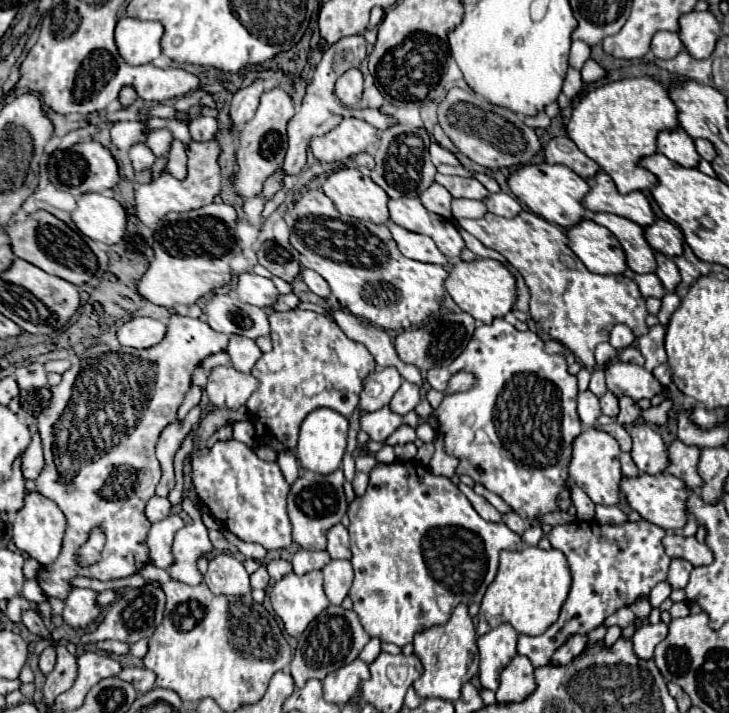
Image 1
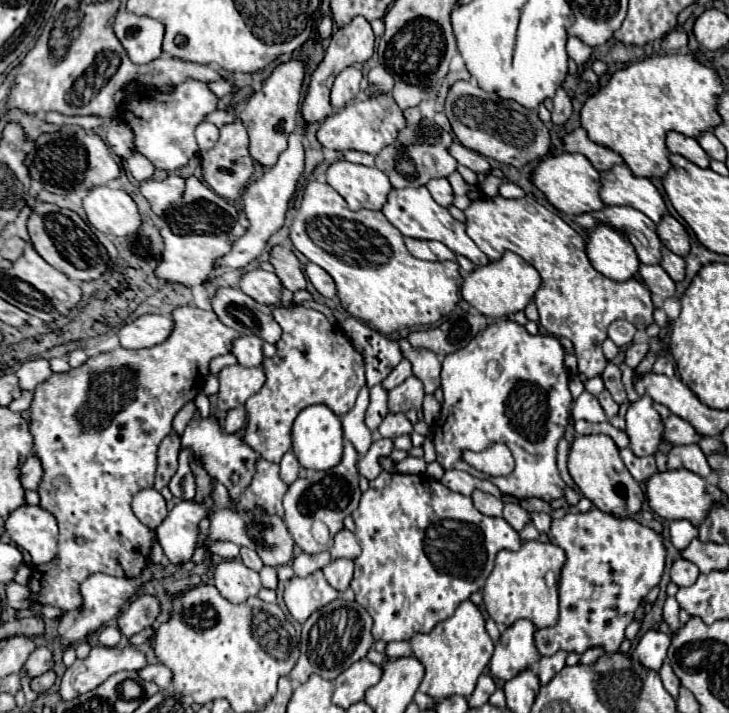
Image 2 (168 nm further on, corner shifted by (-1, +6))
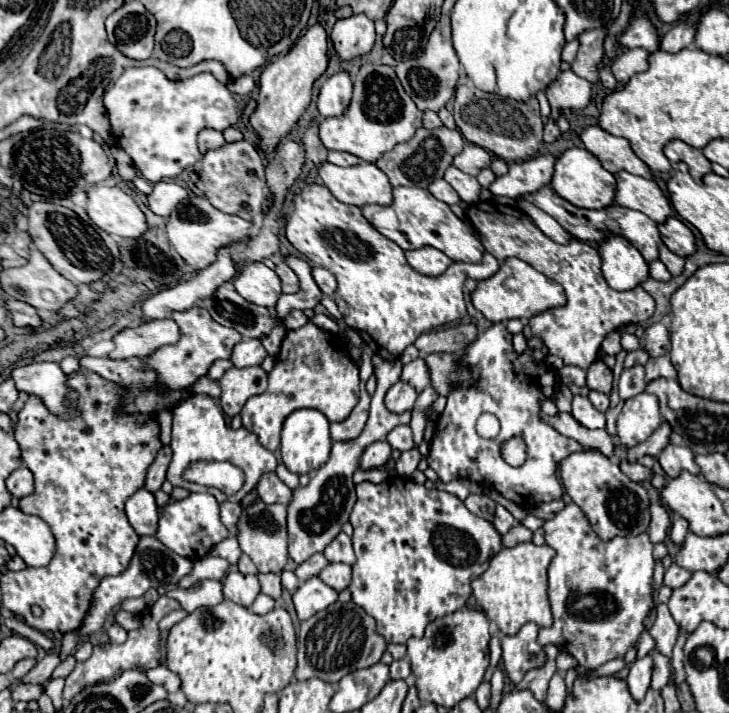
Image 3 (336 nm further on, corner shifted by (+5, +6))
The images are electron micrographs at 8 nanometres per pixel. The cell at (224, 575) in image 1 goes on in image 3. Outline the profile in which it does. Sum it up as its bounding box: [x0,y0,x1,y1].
[222,572,260,608]

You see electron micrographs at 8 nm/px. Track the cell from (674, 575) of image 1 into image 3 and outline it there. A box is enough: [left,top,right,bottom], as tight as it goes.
[664,564,690,588]

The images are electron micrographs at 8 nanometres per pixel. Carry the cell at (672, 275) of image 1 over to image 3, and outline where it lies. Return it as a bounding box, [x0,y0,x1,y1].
[660,244,684,276]

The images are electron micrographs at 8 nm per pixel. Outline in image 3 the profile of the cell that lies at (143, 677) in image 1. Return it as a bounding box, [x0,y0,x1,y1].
[146,664,180,692]

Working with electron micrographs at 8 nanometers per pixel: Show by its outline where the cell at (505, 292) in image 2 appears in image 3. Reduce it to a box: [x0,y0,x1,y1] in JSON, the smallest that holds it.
[472,258,566,322]

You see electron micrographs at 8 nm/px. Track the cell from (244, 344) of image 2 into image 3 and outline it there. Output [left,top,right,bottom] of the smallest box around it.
[230,340,266,368]

